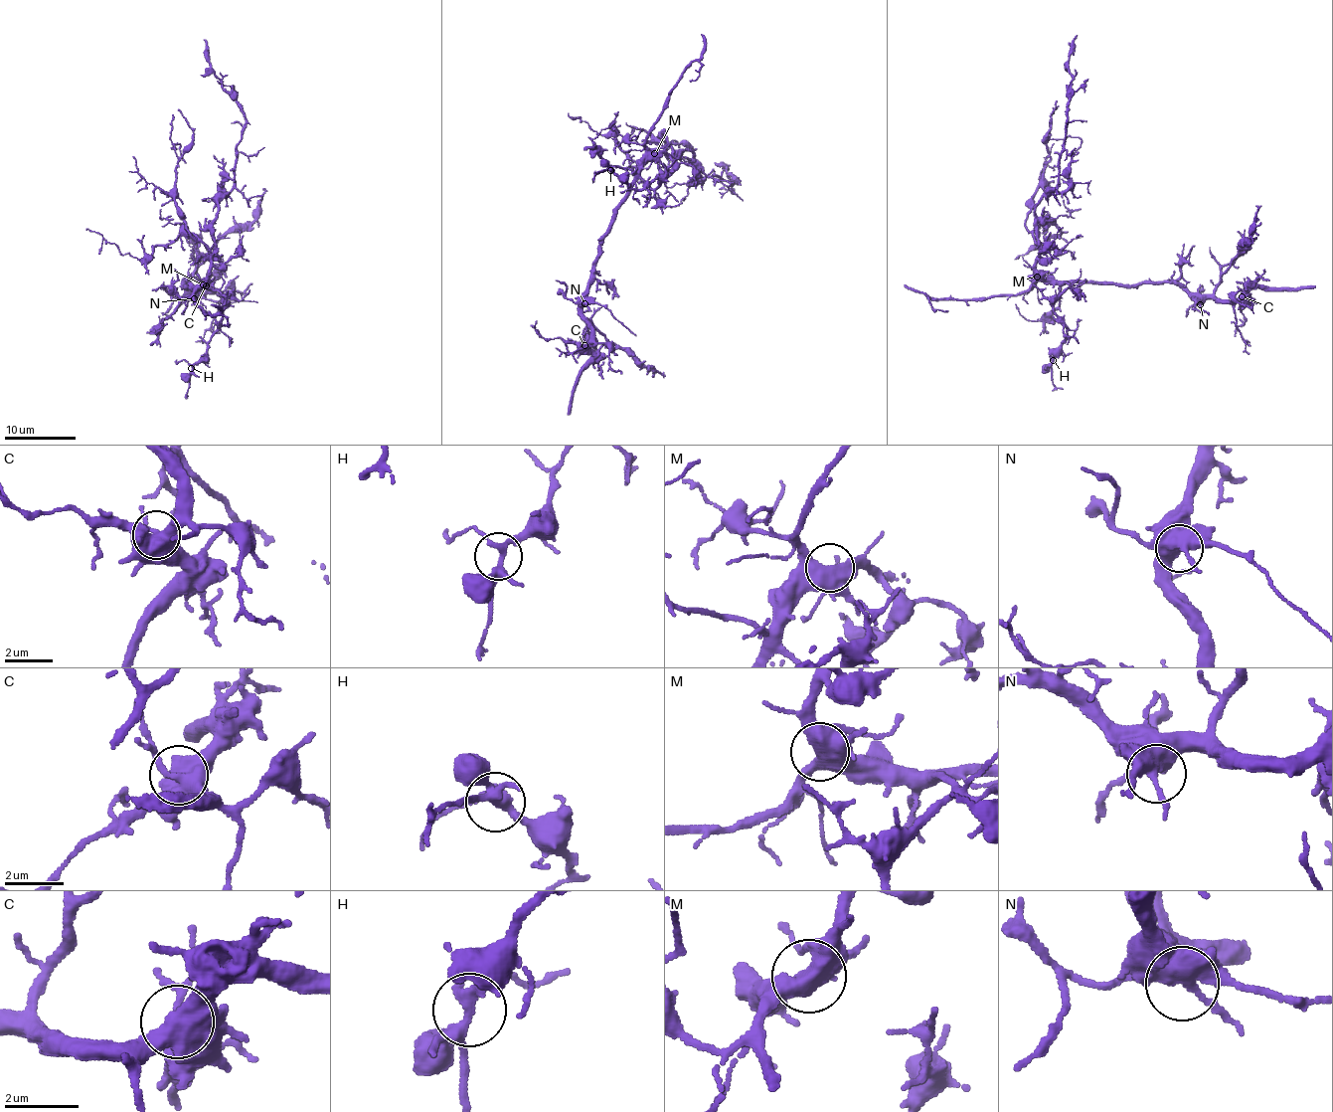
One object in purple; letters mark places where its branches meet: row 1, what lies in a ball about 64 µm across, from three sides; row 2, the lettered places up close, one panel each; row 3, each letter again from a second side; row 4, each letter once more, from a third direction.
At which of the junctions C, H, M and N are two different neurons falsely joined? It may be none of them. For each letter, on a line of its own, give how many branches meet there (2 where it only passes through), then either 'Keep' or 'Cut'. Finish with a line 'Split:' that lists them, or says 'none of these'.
C: Branches: 3. Keep
H: Branches: 5. Keep
M: Branches: 5. Keep
N: Branches: 2. Keep
Split: none of these

